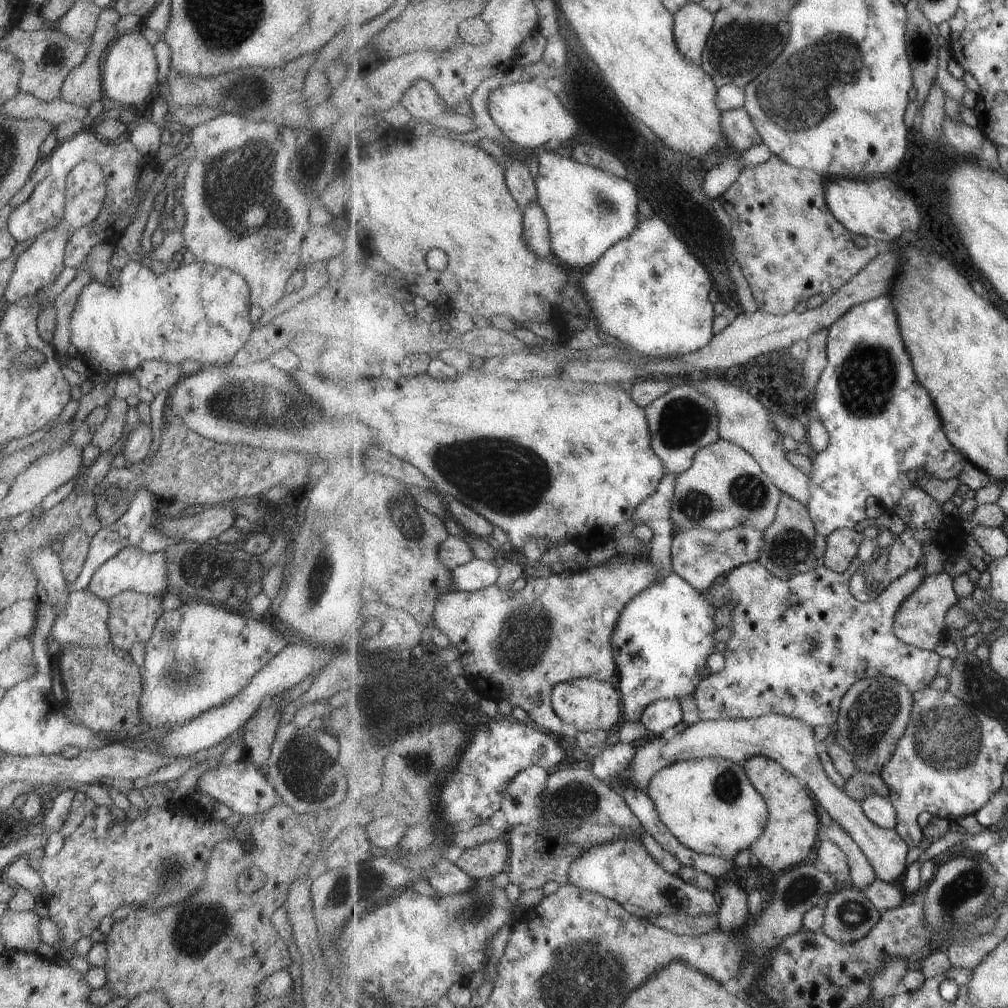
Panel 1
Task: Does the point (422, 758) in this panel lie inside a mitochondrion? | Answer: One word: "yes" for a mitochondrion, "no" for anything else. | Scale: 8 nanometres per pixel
yes

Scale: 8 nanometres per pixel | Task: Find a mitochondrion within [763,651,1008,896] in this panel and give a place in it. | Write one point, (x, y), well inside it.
(948, 739)

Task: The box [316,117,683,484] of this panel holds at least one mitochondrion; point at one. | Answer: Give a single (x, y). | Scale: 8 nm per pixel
(605, 203)

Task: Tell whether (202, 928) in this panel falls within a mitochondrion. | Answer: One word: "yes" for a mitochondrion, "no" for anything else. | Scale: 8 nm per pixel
yes

